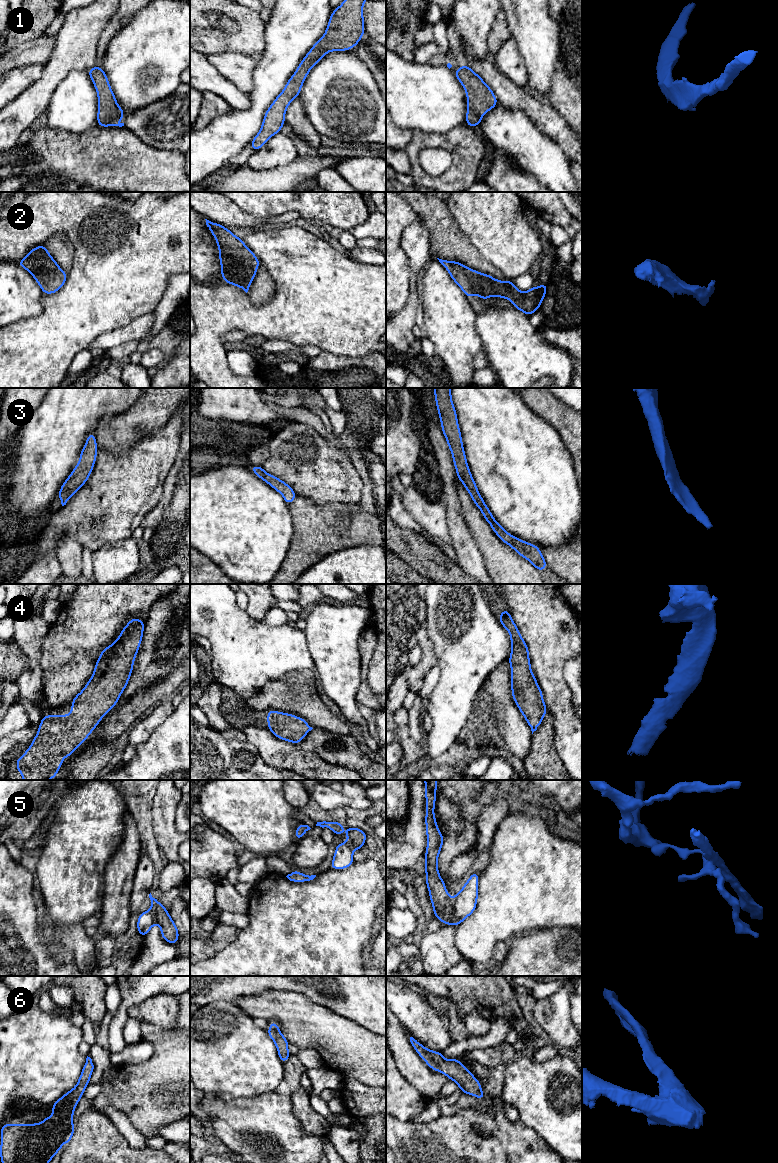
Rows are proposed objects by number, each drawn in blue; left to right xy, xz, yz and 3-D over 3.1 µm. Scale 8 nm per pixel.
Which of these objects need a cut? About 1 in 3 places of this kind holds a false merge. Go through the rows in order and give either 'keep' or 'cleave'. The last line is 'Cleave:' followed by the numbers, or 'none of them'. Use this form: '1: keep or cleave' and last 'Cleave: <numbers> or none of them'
1: keep
2: keep
3: keep
4: keep
5: cleave
6: keep
Cleave: 5

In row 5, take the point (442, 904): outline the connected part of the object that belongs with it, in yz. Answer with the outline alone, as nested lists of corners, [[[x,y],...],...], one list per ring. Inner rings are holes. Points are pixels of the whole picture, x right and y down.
[[[424,780],[425,799],[426,799],[426,836],[427,847],[424,858],[426,886],[429,891],[430,901],[433,906],[435,917],[445,924],[453,909],[453,899],[450,898],[445,886],[445,880],[440,878],[440,872],[437,868],[438,856],[442,850],[445,839],[440,833],[434,815],[436,803],[437,780]]]

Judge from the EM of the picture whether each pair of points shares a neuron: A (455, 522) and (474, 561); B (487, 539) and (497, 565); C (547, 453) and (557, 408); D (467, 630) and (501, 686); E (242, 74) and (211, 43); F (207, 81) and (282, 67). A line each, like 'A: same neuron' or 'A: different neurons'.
A: same neuron
B: same neuron
C: different neurons
D: different neurons
E: different neurons
F: different neurons

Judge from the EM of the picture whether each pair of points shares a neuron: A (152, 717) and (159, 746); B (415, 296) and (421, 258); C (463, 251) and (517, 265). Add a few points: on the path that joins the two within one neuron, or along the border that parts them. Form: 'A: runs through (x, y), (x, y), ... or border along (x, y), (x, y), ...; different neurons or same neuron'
A: border along (172, 713), (145, 741), (137, 744); different neurons
B: runs through (414, 287), (414, 270), (416, 267); same neuron
C: border along (468, 237), (478, 251), (500, 271); different neurons

